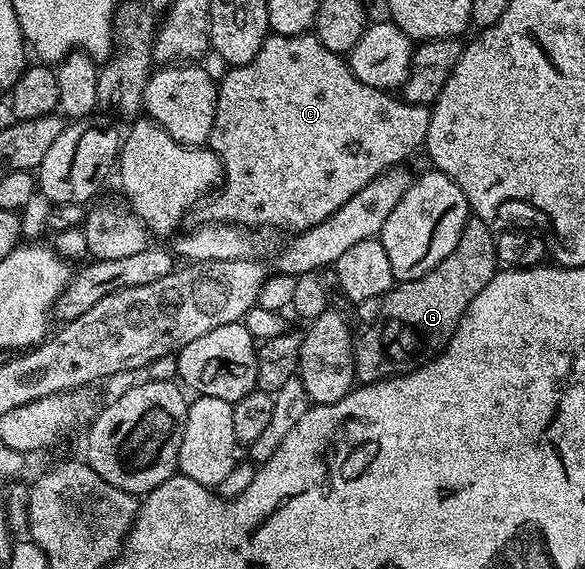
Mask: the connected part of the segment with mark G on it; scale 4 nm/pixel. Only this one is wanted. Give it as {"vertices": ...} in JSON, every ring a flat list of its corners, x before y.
{"vertices":[[468,216,461,231,461,239,457,239,457,247,453,247,453,251,449,251,449,255,445,255,445,259,441,259,437,267,433,267,424,277,398,282,383,298,379,319,362,330,363,341,361,339,355,341,356,382,371,385,374,381,385,380,386,377,398,377,410,373,412,369,427,364,432,357,438,357,447,348,447,344,463,320,465,311,479,300,479,296,497,276,499,260,495,254,495,233,487,225,490,224,482,217]]}

